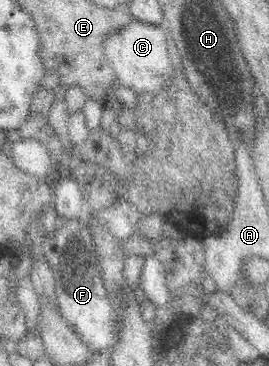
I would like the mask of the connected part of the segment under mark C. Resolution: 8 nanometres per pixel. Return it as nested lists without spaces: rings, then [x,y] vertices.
[[[130,21],[126,27],[104,39],[102,51],[122,88],[132,89],[136,94],[142,92],[151,94],[169,82],[170,61],[166,51],[166,39],[160,27],[140,21]]]

